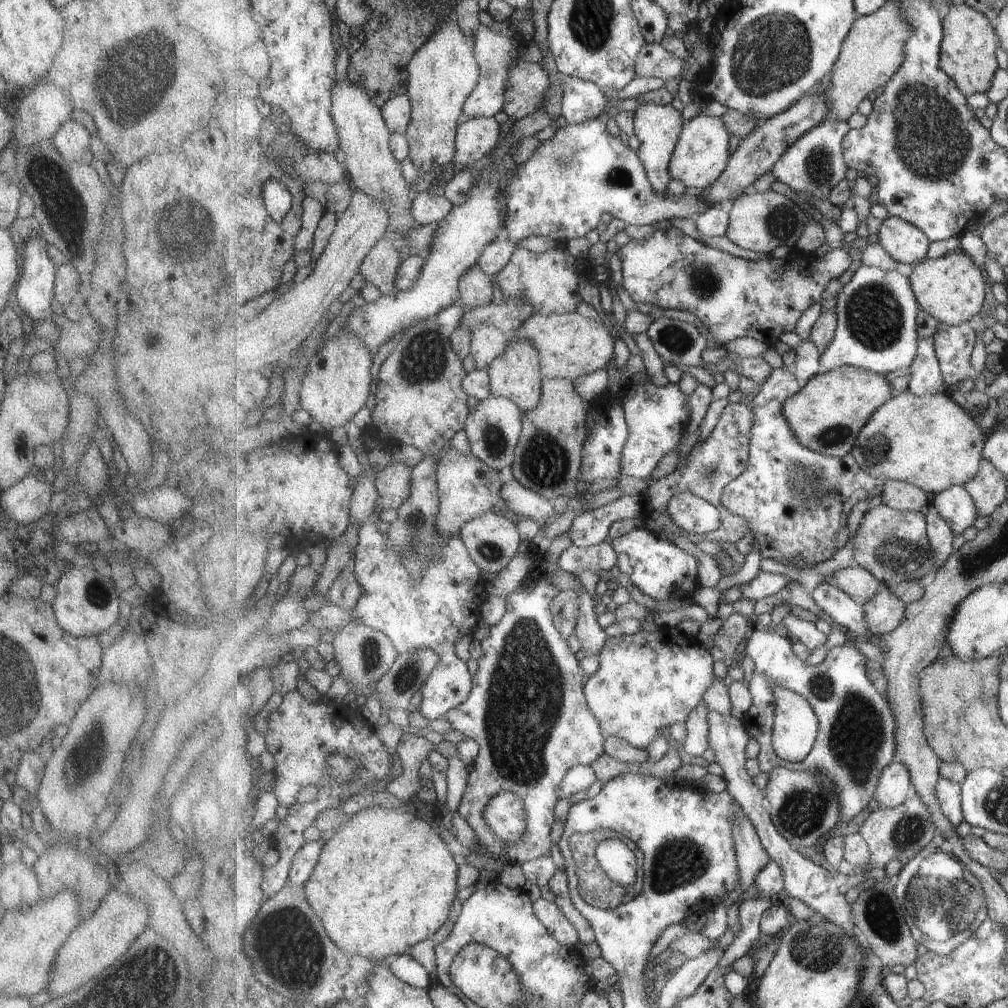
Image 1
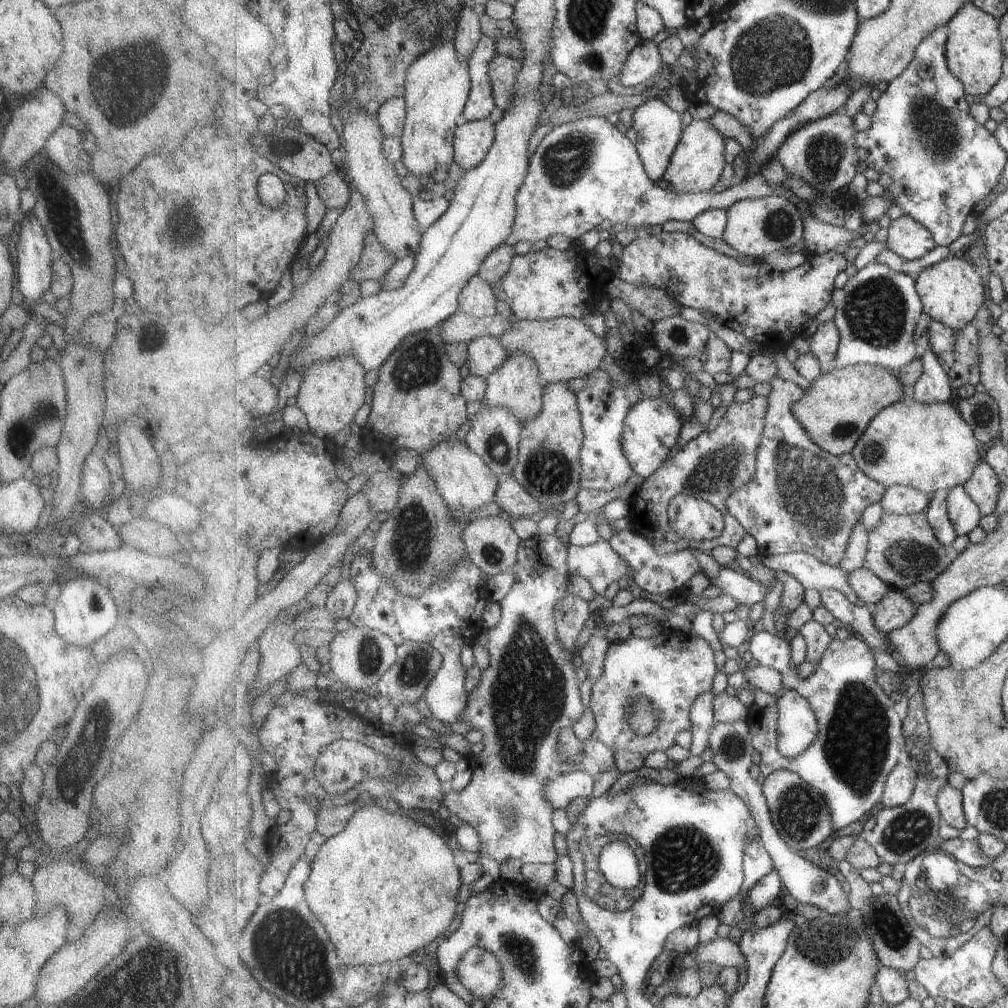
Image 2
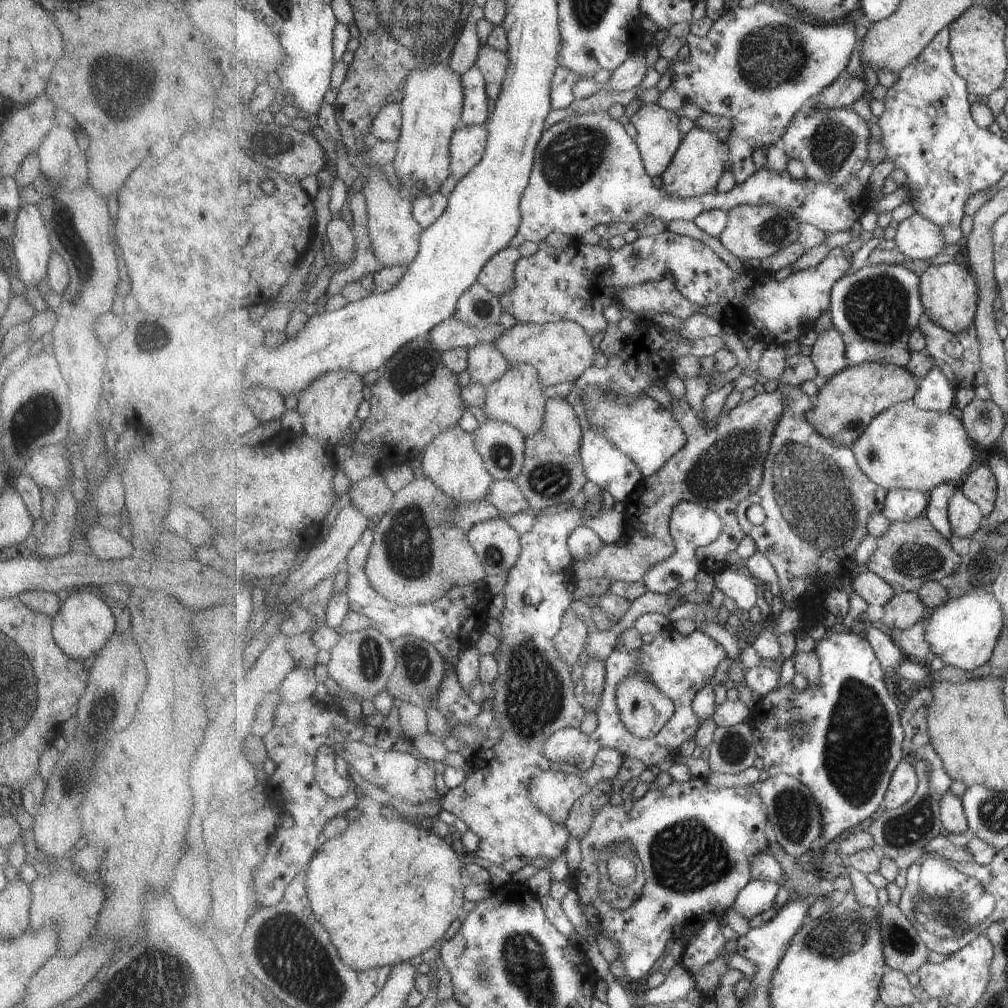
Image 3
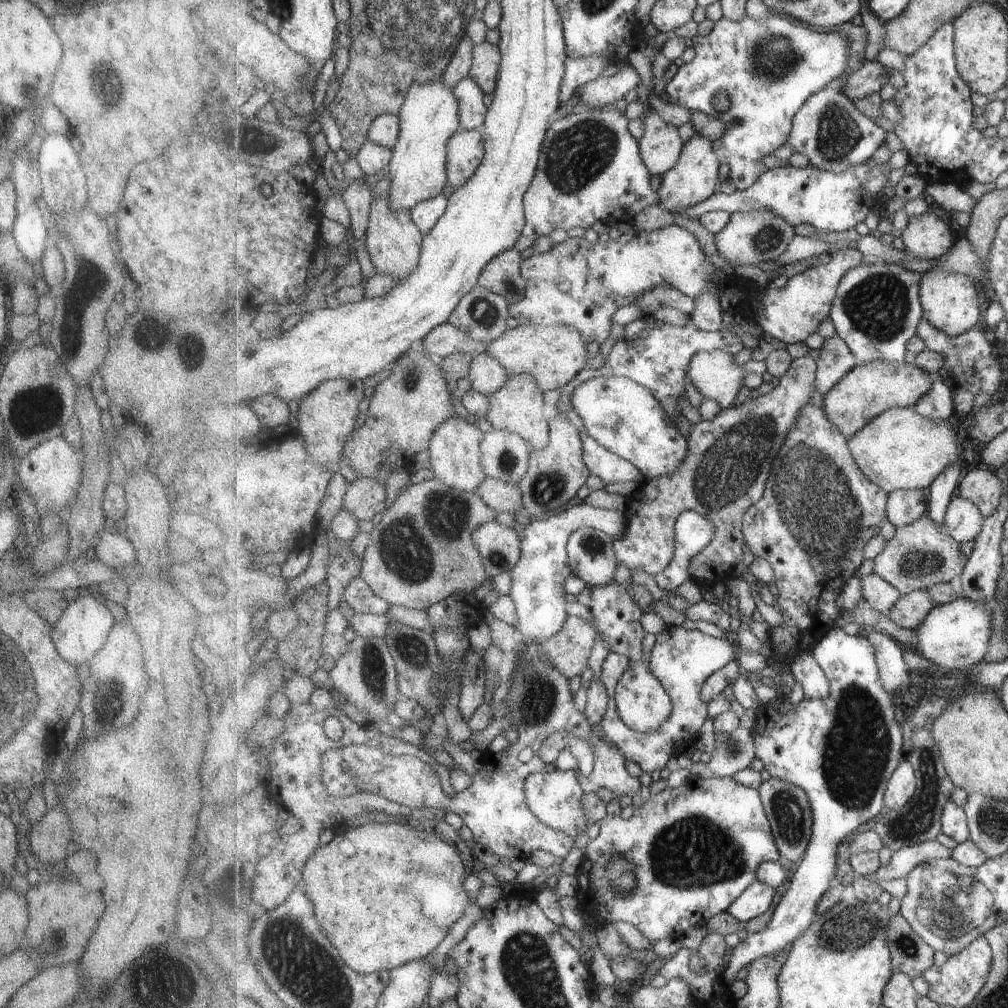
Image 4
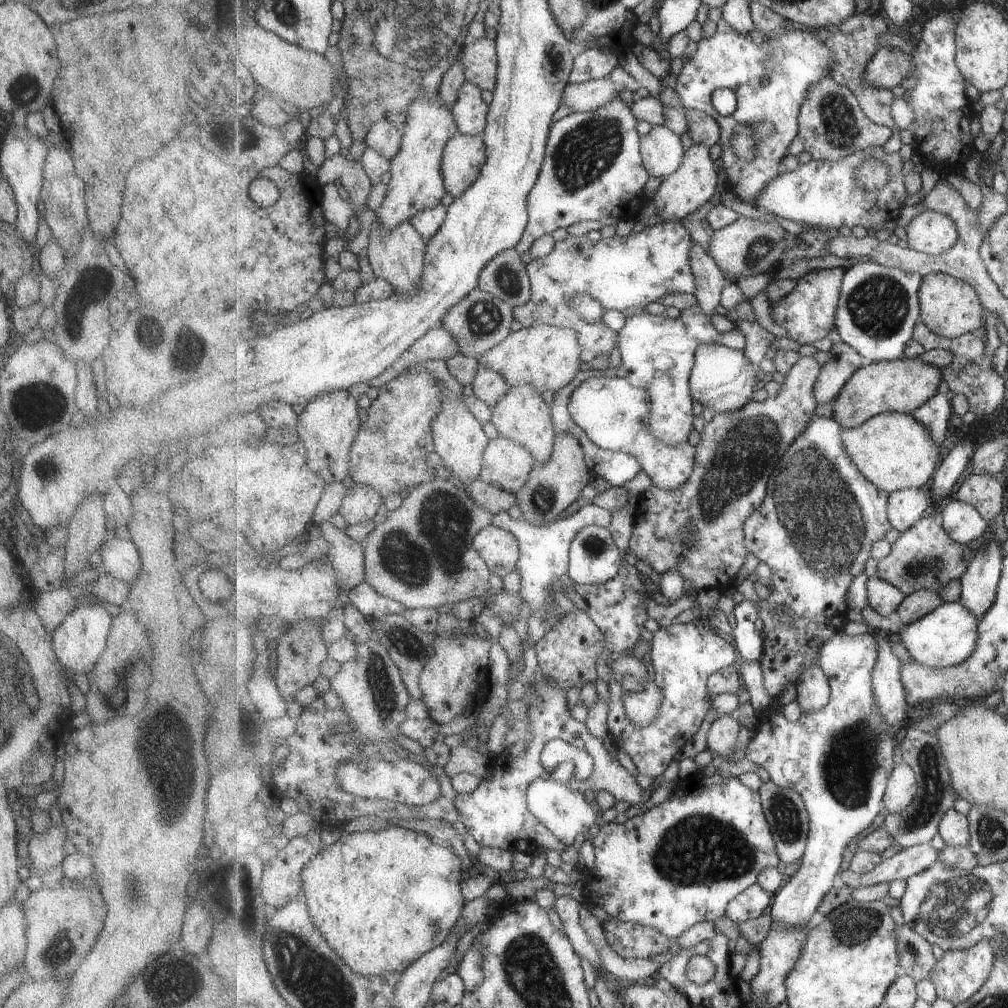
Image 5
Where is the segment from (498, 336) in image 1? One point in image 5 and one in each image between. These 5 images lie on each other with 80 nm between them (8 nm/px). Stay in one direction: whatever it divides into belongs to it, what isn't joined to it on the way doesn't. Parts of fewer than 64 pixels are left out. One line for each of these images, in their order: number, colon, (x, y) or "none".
2: (486, 354)
3: (485, 363)
4: (488, 375)
5: (490, 386)

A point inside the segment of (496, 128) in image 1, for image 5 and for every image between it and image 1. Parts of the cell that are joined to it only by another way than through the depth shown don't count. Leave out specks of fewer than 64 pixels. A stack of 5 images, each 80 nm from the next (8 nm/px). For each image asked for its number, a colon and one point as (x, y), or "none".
2: (473, 140)
3: (469, 145)
4: (466, 151)
5: (465, 156)

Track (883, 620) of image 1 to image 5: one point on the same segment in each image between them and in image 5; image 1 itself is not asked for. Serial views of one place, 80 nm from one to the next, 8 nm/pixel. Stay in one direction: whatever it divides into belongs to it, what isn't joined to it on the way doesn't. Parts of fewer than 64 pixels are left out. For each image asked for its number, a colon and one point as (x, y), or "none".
2: (896, 610)
3: (903, 610)
4: (911, 610)
5: (921, 603)

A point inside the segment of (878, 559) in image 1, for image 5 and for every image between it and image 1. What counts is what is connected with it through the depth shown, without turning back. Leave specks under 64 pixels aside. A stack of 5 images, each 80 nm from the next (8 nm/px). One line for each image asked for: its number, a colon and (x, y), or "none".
2: (903, 550)
3: (909, 554)
4: (920, 555)
5: (924, 557)

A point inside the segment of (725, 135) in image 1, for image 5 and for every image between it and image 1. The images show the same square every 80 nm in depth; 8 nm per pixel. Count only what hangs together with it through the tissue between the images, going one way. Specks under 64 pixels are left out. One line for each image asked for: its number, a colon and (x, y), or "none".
2: (697, 164)
3: (696, 170)
4: (695, 178)
5: (682, 193)

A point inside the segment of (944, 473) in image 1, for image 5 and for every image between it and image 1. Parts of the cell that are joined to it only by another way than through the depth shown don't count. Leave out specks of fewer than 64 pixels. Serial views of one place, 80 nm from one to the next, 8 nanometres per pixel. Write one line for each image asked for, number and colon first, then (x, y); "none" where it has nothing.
2: (929, 447)
3: (906, 447)
4: (900, 449)
5: (895, 451)

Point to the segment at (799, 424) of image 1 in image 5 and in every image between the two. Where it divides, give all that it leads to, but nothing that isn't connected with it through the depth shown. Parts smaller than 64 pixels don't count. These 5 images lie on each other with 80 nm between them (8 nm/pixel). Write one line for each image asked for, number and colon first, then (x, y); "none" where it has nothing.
2: (836, 410)
3: (845, 405)
4: (867, 391)
5: (901, 386)

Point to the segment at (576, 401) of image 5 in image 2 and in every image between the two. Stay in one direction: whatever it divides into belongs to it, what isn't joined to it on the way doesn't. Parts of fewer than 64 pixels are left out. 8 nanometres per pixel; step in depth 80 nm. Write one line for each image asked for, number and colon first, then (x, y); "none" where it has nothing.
2: (652, 428)
3: (646, 432)
4: (626, 417)

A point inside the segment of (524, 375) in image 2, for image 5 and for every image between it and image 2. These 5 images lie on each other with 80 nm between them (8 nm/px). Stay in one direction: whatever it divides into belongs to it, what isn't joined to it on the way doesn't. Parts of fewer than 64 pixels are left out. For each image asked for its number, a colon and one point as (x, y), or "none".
3: (517, 398)
4: (519, 407)
5: (522, 416)

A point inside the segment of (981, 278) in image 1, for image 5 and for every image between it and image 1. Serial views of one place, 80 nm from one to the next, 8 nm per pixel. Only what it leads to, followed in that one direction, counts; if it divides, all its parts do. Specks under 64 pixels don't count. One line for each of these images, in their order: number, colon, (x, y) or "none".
2: (953, 291)
3: (950, 293)
4: (952, 302)
5: (950, 307)

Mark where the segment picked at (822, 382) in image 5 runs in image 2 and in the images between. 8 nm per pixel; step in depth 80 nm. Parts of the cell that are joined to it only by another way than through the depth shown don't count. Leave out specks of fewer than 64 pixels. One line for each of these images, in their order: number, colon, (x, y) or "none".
2: (825, 342)
3: (829, 355)
4: (836, 360)

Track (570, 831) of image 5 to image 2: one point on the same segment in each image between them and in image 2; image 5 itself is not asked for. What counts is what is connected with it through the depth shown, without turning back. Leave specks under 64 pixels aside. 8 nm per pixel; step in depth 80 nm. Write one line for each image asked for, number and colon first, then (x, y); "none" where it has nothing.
2: (562, 790)
3: (555, 792)
4: (556, 797)

